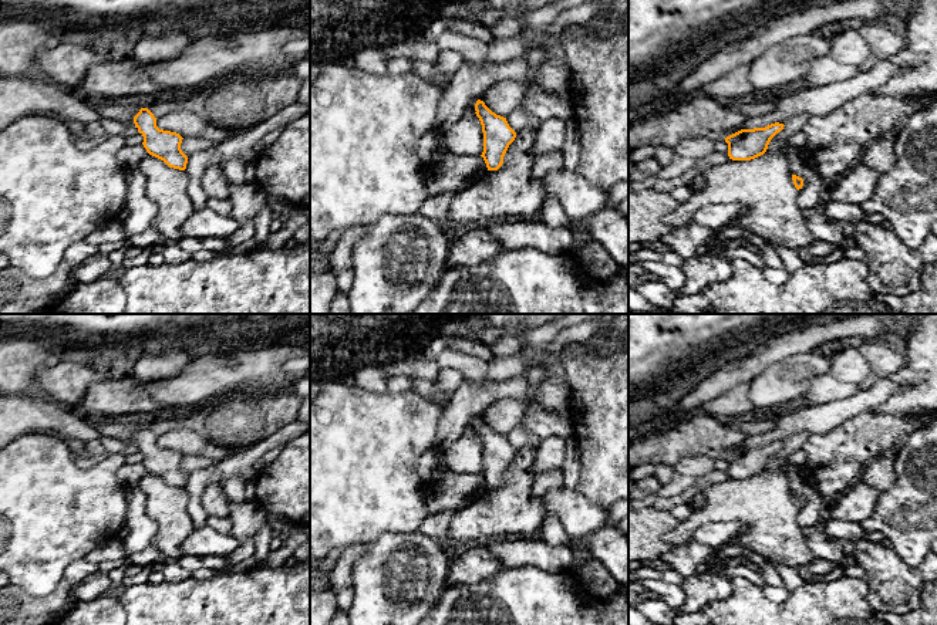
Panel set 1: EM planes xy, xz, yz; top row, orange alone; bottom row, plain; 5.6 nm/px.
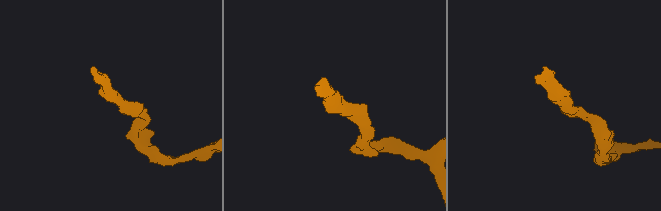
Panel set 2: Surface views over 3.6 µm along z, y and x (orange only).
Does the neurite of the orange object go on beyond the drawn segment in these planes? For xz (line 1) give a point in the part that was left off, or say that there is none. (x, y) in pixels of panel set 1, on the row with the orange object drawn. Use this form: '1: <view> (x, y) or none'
1: none

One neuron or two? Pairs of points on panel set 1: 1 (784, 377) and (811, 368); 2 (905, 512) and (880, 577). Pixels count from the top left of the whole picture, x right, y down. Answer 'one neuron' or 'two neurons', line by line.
1: one neuron
2: two neurons

